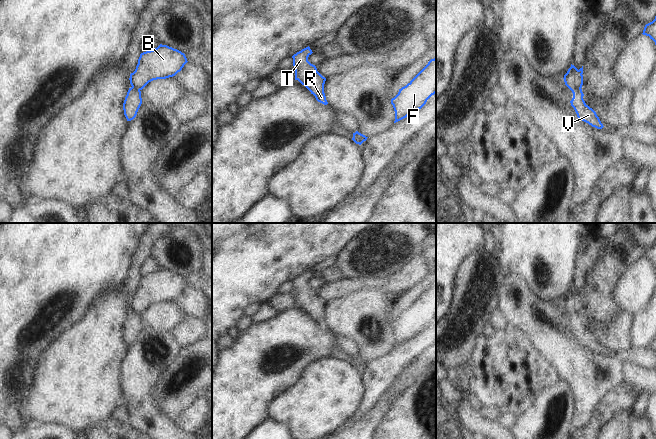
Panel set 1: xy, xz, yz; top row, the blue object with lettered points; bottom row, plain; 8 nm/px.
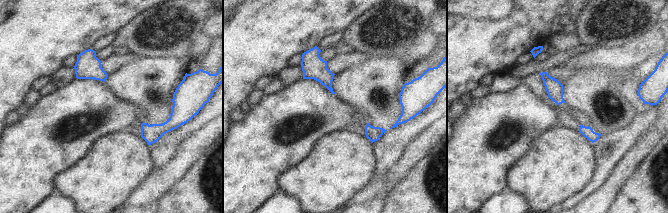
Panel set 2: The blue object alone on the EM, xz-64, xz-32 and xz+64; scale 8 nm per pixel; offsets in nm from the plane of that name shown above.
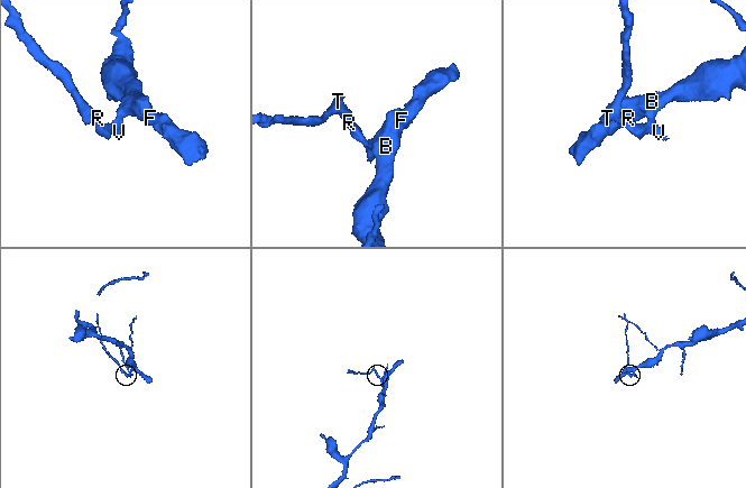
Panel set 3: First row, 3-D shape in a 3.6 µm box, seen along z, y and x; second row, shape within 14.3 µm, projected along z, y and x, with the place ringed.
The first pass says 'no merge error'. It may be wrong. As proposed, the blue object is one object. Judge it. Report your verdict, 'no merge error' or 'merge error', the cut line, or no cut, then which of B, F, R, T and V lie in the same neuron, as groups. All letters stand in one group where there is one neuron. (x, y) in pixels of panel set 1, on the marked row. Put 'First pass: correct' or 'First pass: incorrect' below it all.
merge error | xz (355, 132), (362, 142) | B F / R T V
First pass: incorrect

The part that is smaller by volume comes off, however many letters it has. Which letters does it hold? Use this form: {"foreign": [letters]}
{"foreign": ["R", "T", "V"]}

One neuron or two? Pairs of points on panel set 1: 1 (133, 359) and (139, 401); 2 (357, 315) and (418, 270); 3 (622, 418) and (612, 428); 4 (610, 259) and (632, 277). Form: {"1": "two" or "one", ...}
{"1": "one", "2": "two", "3": "one", "4": "two"}

